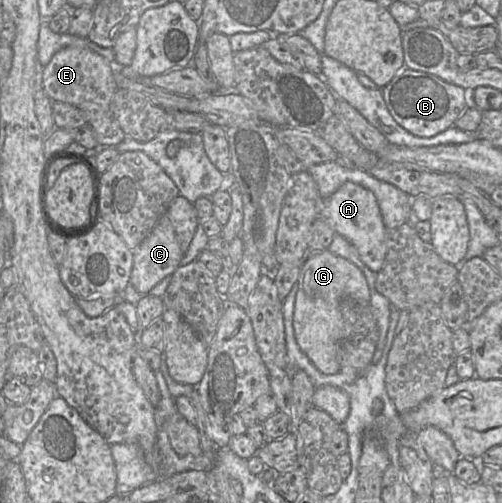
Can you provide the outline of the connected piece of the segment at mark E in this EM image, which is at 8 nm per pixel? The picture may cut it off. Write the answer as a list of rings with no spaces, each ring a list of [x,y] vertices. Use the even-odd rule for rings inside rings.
[[[66,47],[54,54],[43,69],[43,89],[52,101],[77,107],[87,116],[99,146],[115,146],[125,138],[125,133],[111,110],[111,101],[117,89],[114,65],[98,53],[87,48]]]

